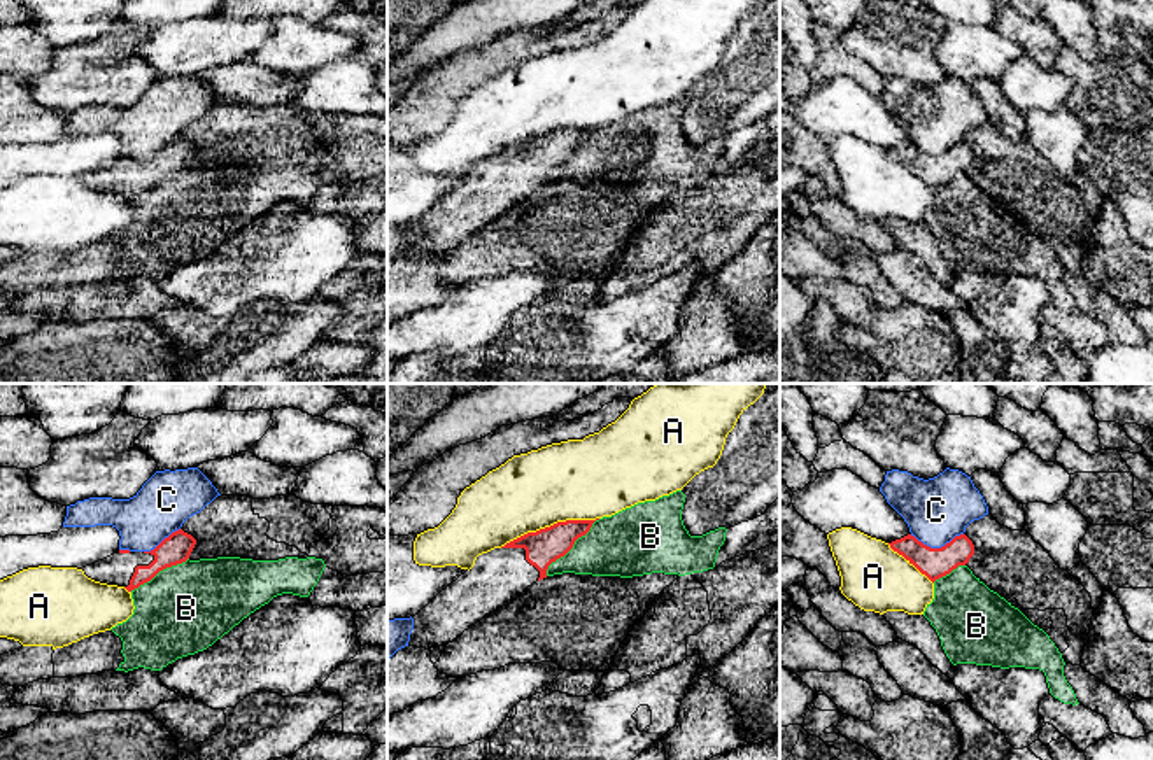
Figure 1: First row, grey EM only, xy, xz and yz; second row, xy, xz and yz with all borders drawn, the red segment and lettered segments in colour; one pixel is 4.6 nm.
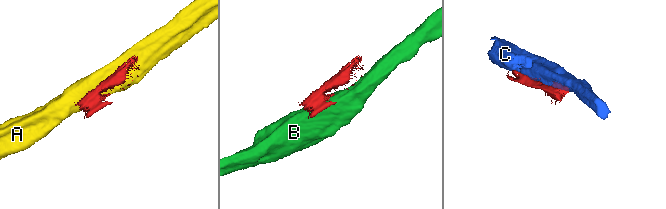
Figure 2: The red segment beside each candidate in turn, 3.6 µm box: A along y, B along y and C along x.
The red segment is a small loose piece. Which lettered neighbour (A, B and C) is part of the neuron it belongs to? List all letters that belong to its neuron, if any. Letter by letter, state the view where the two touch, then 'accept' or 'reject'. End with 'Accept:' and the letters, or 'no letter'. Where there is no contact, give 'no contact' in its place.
A: meets red in xz; reject
B: meets red in xz; reject
C: meets red in yz; reject
Accept: no letter

